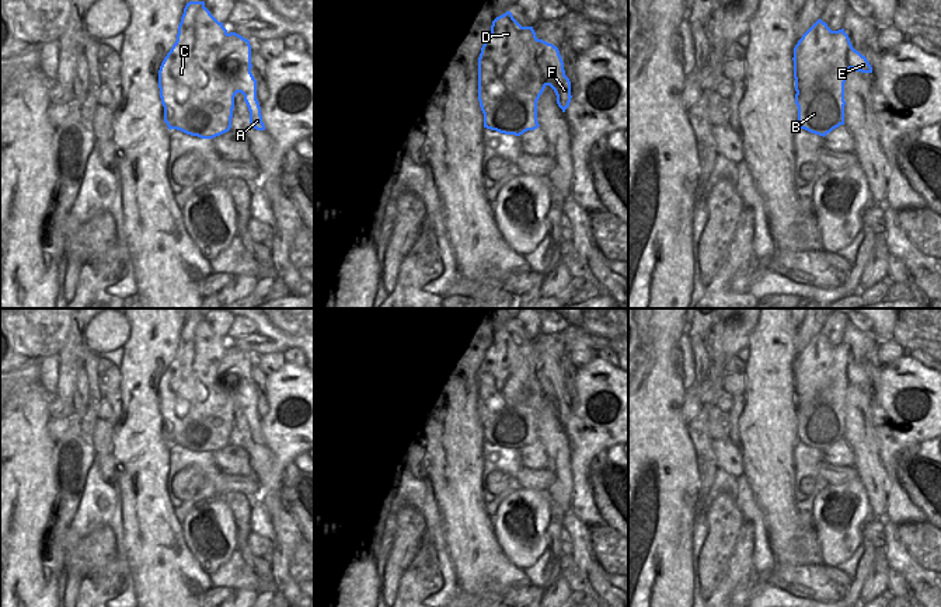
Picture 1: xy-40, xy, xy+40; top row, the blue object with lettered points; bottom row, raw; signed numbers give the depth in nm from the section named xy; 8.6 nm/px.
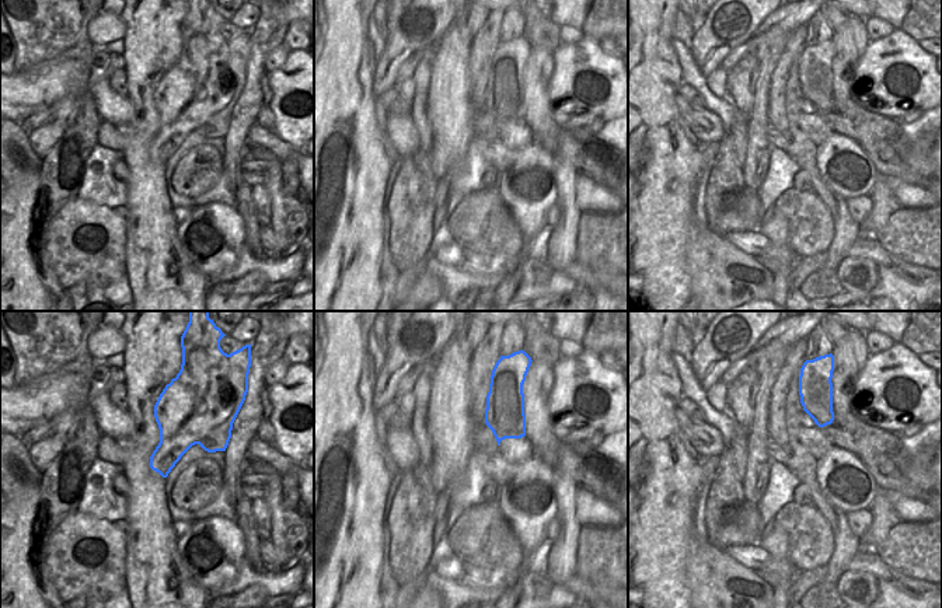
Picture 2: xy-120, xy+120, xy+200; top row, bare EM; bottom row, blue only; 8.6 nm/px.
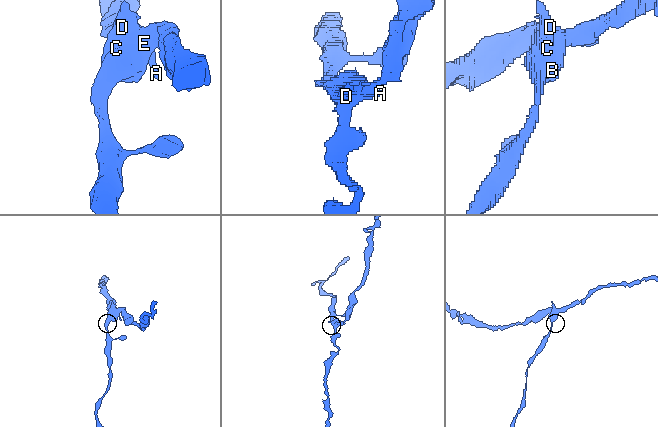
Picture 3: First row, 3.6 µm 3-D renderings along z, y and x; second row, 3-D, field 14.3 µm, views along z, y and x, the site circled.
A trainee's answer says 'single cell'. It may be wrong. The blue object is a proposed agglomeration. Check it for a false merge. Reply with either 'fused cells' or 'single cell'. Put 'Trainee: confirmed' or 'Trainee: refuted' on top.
Trainee: refuted
fused cells

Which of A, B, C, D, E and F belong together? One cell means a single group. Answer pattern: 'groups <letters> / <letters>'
groups A B E F / C D

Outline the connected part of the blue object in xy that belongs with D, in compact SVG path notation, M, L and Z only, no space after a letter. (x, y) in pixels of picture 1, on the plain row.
M510 325L496 331L478 371L478 415L484 442L492 443L492 415L505 405L516 405L532 397L529 387L533 341L522 341Z

